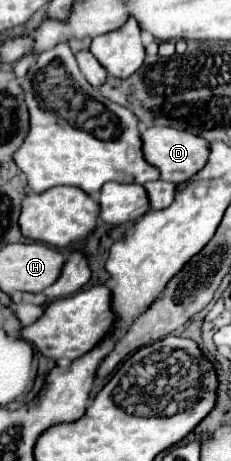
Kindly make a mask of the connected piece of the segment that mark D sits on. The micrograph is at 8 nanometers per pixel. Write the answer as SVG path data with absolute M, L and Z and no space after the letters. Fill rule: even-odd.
M148 128L146 132L142 132L142 150L146 160L156 166L162 174L162 180L168 182L186 182L190 180L190 176L194 176L196 172L200 172L208 160L208 140L202 140L200 136L194 136L190 132L184 130L176 130L176 128Z

